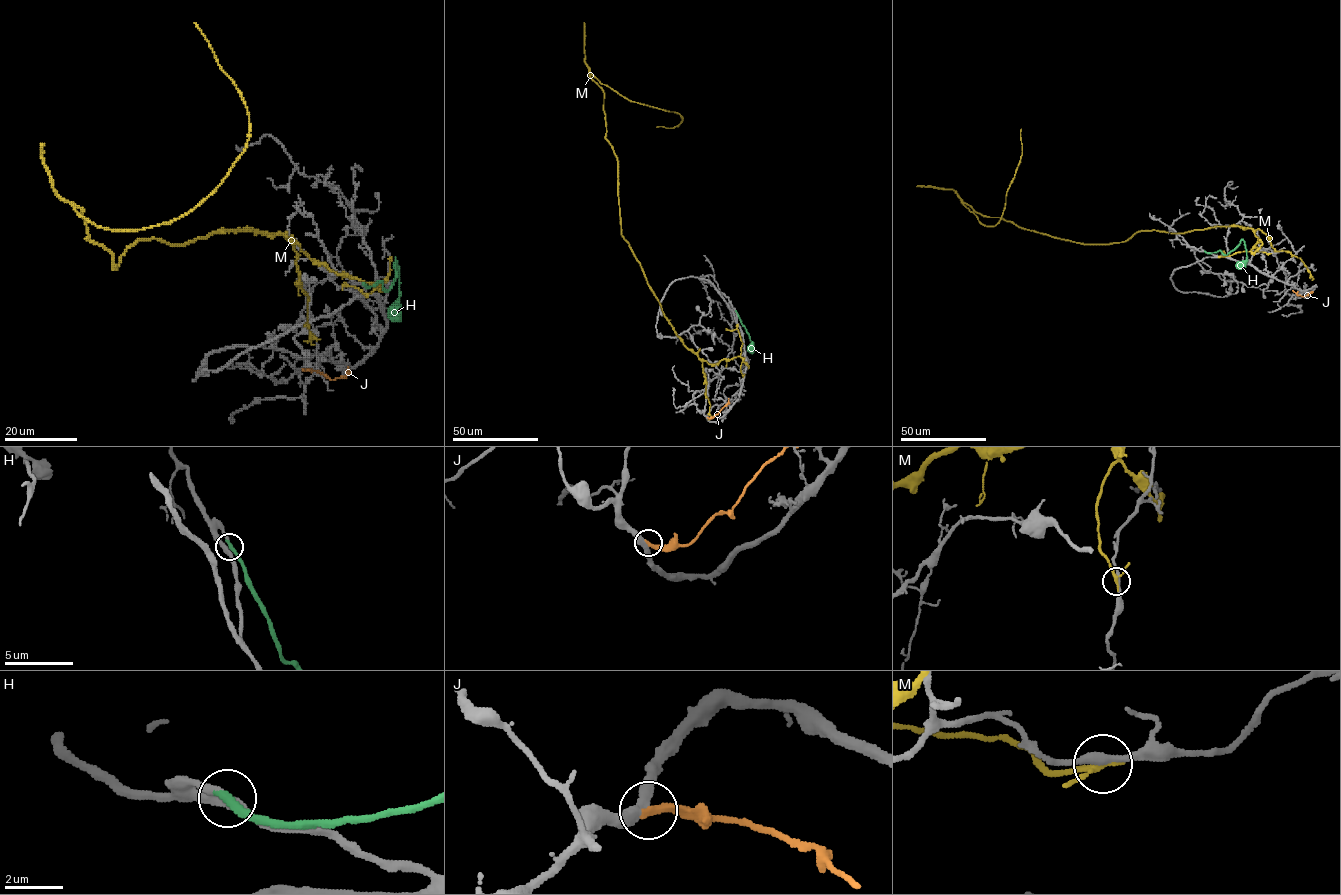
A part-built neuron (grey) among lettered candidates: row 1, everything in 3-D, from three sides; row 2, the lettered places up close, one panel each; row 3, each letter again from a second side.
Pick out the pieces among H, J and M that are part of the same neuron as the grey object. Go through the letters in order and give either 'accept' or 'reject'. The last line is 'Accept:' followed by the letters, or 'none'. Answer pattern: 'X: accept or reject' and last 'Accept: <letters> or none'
H: accept
J: reject
M: reject
Accept: H

